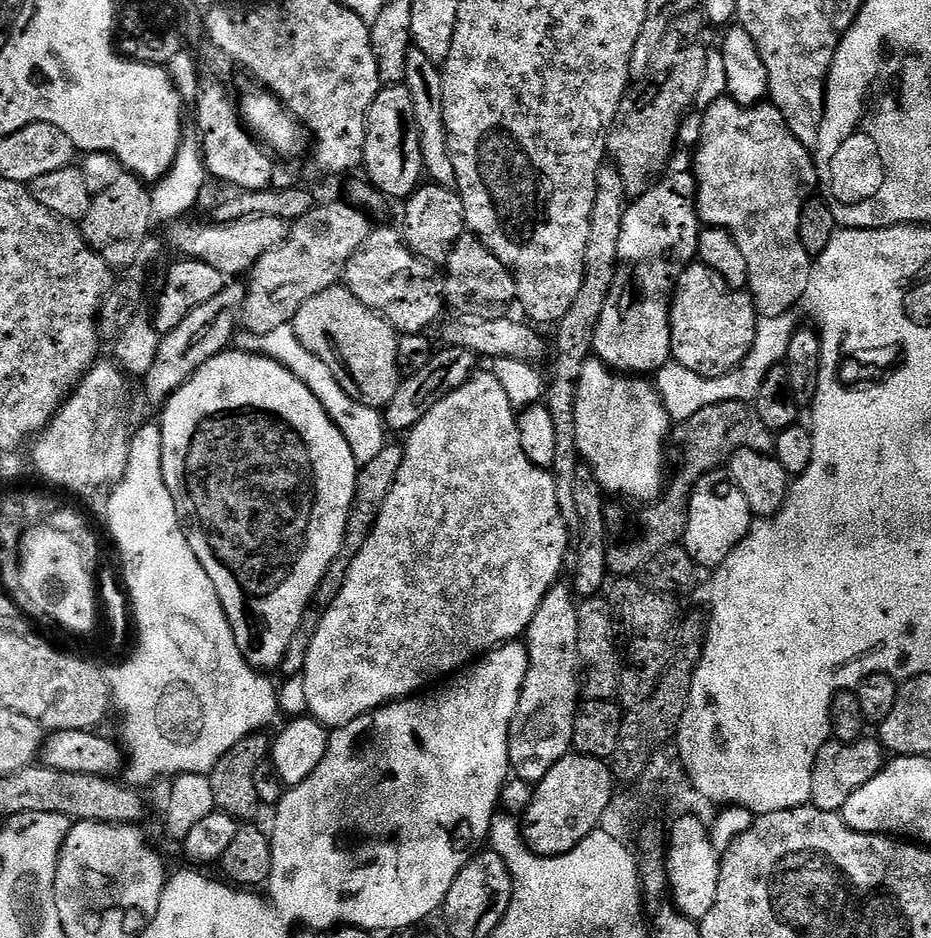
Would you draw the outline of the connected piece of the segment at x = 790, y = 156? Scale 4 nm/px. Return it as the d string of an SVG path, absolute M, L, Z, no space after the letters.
M731 98L716 100L705 112L702 112L700 121L702 130L700 131L700 145L694 150L694 167L696 169L696 212L700 215L701 221L710 228L724 228L738 242L738 250L742 250L742 255L746 258L746 270L748 271L747 291L756 304L757 313L761 317L787 316L793 311L792 307L799 305L804 299L804 291L810 282L812 273L813 257L806 254L806 246L802 246L802 238L798 238L798 218L802 218L802 206L807 200L813 199L818 188L818 177L816 175L816 161L813 153L786 126L782 114L770 102L761 102L755 108L744 108Z

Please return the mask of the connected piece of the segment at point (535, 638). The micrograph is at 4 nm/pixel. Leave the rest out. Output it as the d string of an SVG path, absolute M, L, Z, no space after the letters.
M557 582L542 598L542 606L538 606L538 614L530 622L526 633L528 649L528 669L526 682L522 682L522 694L518 698L518 710L514 710L514 718L510 722L508 735L508 763L515 778L538 782L558 766L558 762L573 751L574 718L576 709L582 700L582 665L578 650L578 600L573 589Z

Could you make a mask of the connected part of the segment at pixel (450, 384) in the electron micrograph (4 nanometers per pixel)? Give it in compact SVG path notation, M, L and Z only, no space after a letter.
M444 346L441 349L441 352L439 349L433 355L430 363L421 372L407 377L398 386L398 394L394 394L394 398L390 398L390 402L382 409L384 425L387 426L389 433L411 432L413 426L422 422L422 418L426 418L426 414L430 414L430 410L434 410L434 406L438 406L438 402L446 398L446 394L458 390L458 386L465 384L477 371L478 357L470 350L451 346Z

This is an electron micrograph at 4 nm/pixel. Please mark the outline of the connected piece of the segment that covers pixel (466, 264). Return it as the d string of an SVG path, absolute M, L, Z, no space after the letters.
M466 234L458 238L454 250L448 255L446 271L442 276L444 303L457 316L502 320L517 303L516 283L510 270L502 262L498 262L496 255L477 236Z

